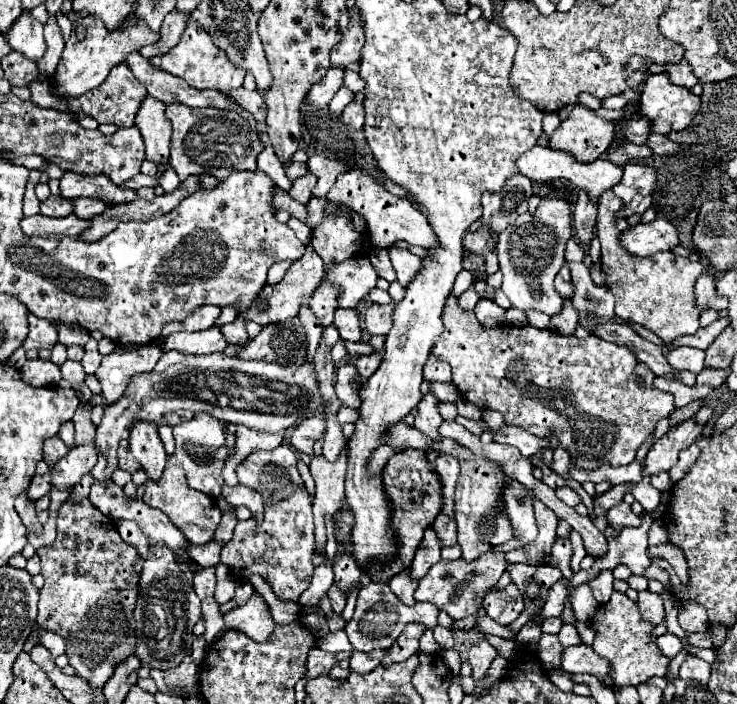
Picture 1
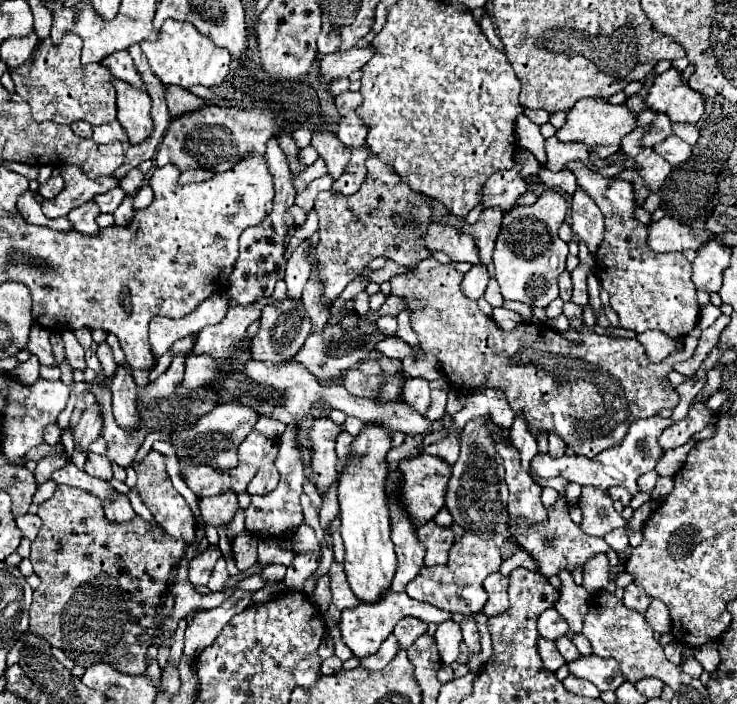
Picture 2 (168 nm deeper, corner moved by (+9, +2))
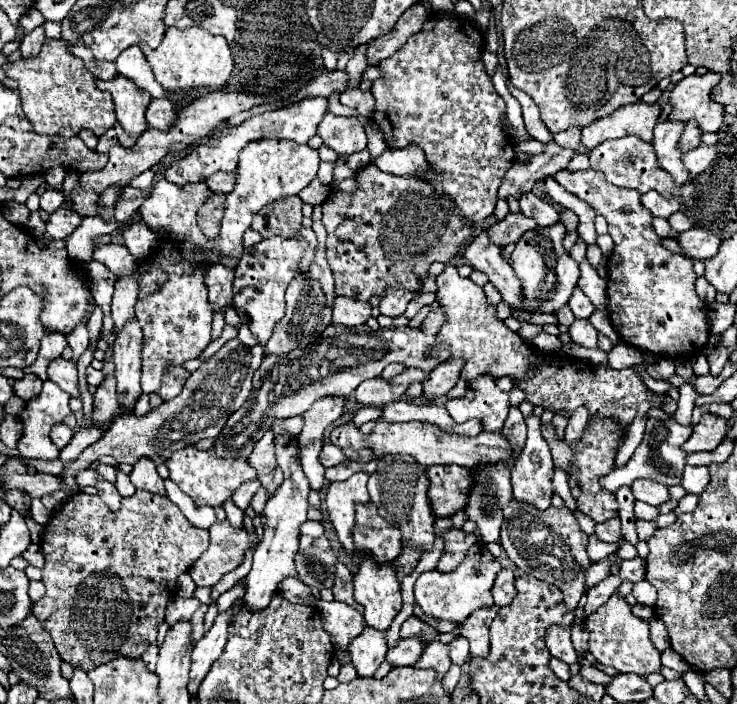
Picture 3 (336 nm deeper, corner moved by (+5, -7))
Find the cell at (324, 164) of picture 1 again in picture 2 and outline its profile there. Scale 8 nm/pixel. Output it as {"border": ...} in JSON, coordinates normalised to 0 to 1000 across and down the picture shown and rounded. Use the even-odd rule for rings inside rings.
{"border":[[[431,186],[423,192],[423,206],[431,214],[431,220],[440,226],[442,237],[445,237],[445,249],[450,254],[459,254],[467,246],[467,237],[475,226],[478,212],[469,209],[456,192],[445,189],[445,186]]]}

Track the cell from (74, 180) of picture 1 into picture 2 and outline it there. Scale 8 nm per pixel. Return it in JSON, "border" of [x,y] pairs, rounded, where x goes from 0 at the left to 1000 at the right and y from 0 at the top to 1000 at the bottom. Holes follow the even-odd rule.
{"border":[[[71,249],[62,260],[57,260],[54,263],[54,277],[60,280],[60,283],[71,283],[71,280],[76,280],[81,271],[87,268],[87,254],[84,254],[84,249]]]}

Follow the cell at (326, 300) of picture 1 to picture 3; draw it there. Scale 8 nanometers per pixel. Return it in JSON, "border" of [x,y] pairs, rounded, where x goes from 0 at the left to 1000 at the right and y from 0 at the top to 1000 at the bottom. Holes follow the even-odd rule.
{"border":[[[499,233],[483,244],[486,270],[469,276],[450,270],[437,290],[437,318],[442,321],[442,366],[456,398],[456,418],[475,420],[486,426],[502,426],[505,420],[521,420],[526,409],[545,409],[551,415],[564,415],[573,409],[573,401],[581,395],[581,384],[589,372],[608,375],[616,364],[624,361],[627,347],[640,338],[643,321],[621,304],[616,284],[581,261],[578,256],[554,250],[540,253],[524,244],[516,244],[507,233]]]}

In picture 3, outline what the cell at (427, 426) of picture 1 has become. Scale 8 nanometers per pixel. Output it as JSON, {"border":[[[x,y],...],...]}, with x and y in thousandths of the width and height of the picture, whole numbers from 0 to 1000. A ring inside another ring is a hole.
{"border":[[[619,509],[592,520],[583,528],[583,537],[575,543],[575,565],[592,568],[592,565],[608,560],[608,554],[616,551],[619,543],[624,540],[627,523],[630,523],[630,511],[619,511]]]}

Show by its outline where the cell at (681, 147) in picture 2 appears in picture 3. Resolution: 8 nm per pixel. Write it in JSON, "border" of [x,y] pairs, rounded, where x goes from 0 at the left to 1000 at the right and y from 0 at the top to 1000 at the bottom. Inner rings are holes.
{"border":[[[953,205],[944,213],[936,213],[928,219],[928,236],[934,239],[934,244],[939,250],[944,250],[944,247],[953,247],[955,241],[961,241],[972,230],[974,222],[977,222],[977,213],[972,207]]]}

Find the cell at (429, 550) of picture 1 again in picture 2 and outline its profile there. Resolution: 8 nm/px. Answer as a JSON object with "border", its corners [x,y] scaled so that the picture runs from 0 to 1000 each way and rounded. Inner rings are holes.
{"border":[[[581,740],[567,751],[567,766],[578,777],[575,803],[600,803],[608,797],[608,783],[613,777],[616,760],[611,751],[594,749],[589,740]]]}

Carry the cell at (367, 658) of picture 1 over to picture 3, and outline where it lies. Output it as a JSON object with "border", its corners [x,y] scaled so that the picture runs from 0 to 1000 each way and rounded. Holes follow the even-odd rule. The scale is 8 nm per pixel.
{"border":[[[548,906],[540,912],[537,920],[532,920],[524,929],[524,938],[532,946],[562,946],[564,938],[573,932],[575,920],[578,920],[578,909],[573,906]]]}

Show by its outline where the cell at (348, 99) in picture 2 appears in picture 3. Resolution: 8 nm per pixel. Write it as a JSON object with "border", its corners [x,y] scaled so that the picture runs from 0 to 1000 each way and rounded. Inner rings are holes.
{"border":[[[480,125],[480,128],[472,128],[461,136],[461,145],[467,151],[478,151],[483,153],[491,165],[505,165],[505,153],[507,153],[507,136],[502,131],[491,131],[488,125]]]}

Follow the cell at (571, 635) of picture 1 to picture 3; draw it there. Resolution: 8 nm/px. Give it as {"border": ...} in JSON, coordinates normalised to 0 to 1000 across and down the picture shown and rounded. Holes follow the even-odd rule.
{"border":[[[790,946],[790,952],[787,952],[787,957],[795,963],[795,966],[801,966],[801,969],[809,969],[809,972],[817,972],[817,974],[825,974],[825,966],[830,966],[825,957],[820,957],[817,952],[811,952],[811,949],[798,949],[798,946]]]}

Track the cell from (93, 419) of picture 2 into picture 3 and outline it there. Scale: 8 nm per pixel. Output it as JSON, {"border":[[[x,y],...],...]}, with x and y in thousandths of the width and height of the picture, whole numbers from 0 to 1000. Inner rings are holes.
{"border":[[[149,531],[149,534],[141,534],[138,545],[133,548],[133,554],[128,560],[125,599],[130,605],[144,605],[157,582],[160,582],[160,574],[157,574],[157,534]]]}

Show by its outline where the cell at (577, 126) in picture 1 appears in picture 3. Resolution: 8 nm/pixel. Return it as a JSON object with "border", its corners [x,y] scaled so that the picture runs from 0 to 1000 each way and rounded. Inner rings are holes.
{"border":[[[858,145],[828,165],[820,165],[790,185],[790,205],[803,213],[820,199],[847,196],[847,193],[866,193],[874,202],[885,199],[885,185],[893,173],[898,153],[896,148],[877,148],[877,145]]]}

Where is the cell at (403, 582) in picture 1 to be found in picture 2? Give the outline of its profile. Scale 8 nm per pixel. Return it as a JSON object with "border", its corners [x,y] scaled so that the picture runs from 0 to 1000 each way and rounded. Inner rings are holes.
{"border":[[[529,661],[526,672],[526,689],[524,697],[529,703],[529,737],[532,737],[532,771],[537,774],[537,791],[540,791],[540,808],[532,822],[529,839],[545,842],[548,834],[570,814],[573,794],[575,794],[575,774],[567,771],[564,751],[559,749],[548,720],[540,714],[540,680],[543,672],[537,672],[537,661]]]}

